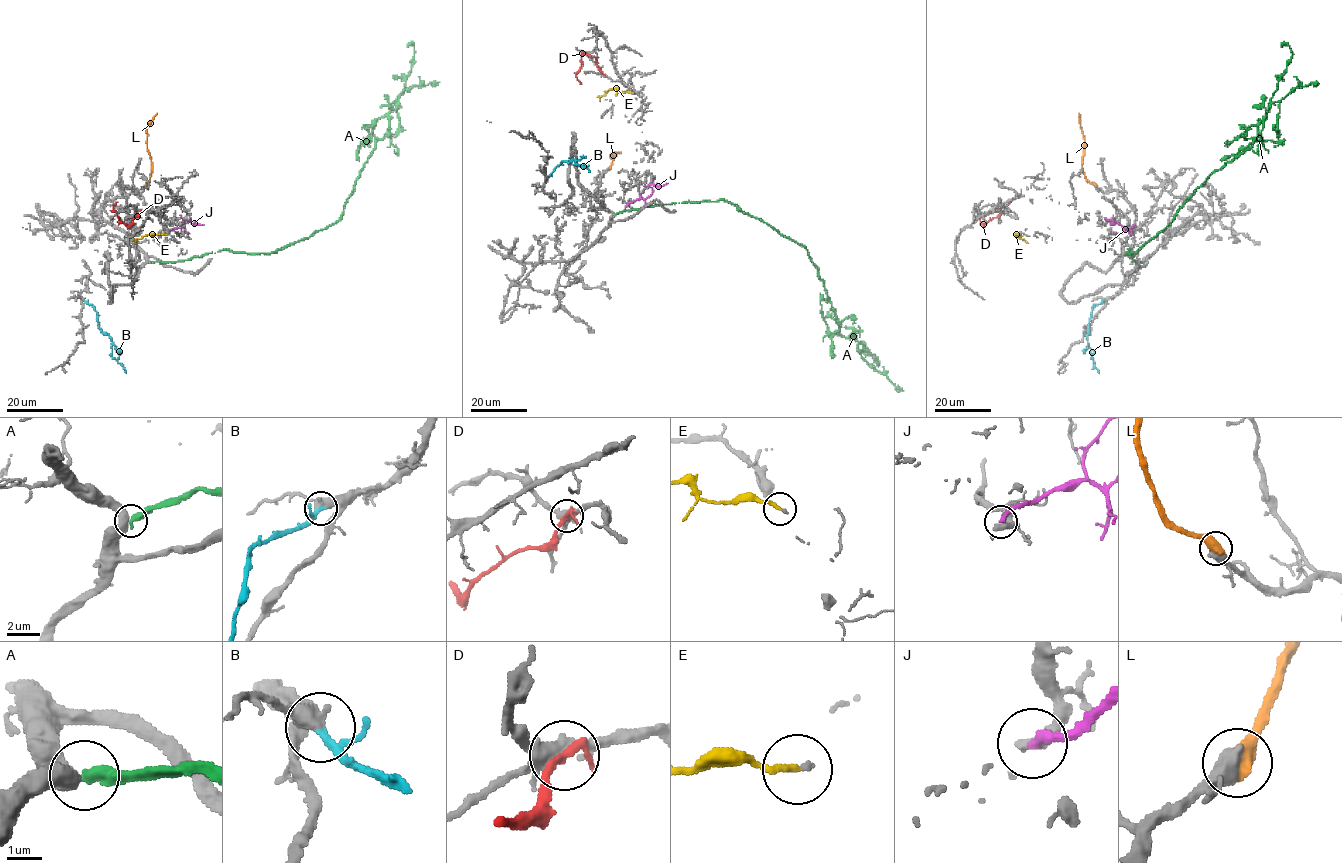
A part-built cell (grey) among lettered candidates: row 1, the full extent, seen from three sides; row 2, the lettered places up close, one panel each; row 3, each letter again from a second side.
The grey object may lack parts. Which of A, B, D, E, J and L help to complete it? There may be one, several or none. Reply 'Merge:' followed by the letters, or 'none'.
Merge: B, E

